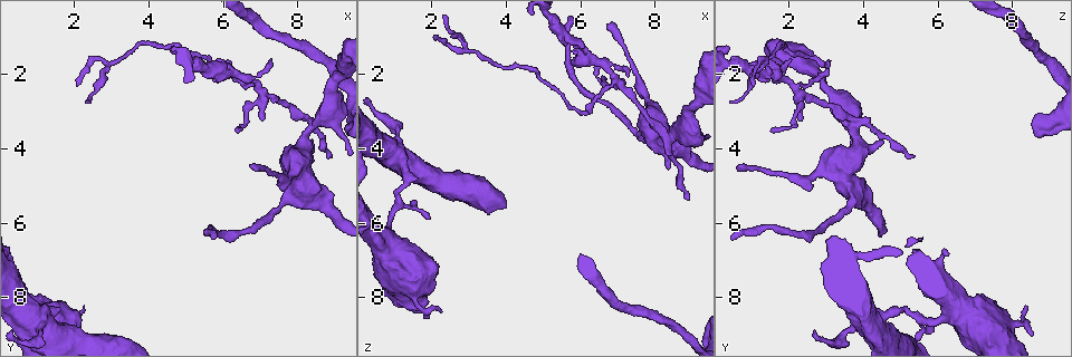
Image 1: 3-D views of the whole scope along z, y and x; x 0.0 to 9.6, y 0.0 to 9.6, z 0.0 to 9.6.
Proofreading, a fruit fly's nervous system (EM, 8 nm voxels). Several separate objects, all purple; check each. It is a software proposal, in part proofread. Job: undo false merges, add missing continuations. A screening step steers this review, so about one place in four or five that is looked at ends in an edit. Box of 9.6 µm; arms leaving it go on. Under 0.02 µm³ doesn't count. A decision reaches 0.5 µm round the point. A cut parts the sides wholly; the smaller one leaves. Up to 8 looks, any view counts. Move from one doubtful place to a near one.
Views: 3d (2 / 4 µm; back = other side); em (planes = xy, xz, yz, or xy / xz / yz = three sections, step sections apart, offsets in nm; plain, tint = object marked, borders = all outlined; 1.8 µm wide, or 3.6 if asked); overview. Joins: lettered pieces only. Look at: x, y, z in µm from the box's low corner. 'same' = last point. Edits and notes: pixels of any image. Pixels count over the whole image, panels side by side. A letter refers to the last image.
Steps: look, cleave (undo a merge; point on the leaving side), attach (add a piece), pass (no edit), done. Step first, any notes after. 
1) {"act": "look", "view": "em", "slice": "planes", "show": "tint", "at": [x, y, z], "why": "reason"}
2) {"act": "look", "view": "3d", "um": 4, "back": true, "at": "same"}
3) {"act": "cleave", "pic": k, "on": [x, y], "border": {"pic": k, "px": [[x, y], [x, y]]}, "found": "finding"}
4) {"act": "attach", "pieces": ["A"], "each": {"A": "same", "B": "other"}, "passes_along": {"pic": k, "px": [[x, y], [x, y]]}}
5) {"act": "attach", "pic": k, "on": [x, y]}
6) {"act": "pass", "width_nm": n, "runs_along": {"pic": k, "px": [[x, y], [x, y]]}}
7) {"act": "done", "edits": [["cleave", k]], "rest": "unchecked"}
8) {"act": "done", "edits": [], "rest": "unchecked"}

{"act": "look", "view": "3d", "um": 4, "back": true, "at": [8.40, 3.35, 3.70], "why": "arms part here"}

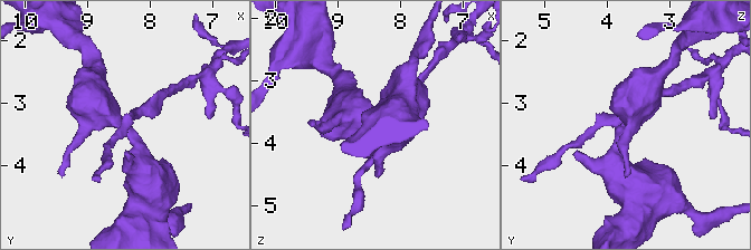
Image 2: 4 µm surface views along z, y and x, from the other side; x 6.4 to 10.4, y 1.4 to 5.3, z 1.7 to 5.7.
{"act": "look", "view": "em", "slice": "xz", "step": 8, "show": "tint", "at": [8.35, 3.30, 3.70], "why": "now the EM"}

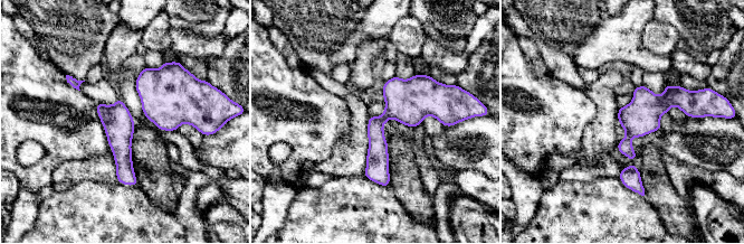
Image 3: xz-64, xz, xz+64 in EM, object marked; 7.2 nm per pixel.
{"act": "look", "view": "em", "slice": "planes", "show": "borders", "at": "same", "why": "cut it another way"}

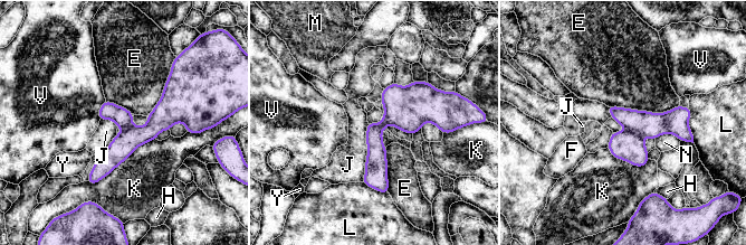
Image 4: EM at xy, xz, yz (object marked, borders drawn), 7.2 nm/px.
{"act": "cleave", "pic": 4, "on": [650, 124], "each": {"E": "other", "F": "other", "H": "other", "J": "other", "K": "other", "L": "other", "M": "other", "N": "other", "V": "other", "Y": "other"}, "part_leaving": {"pic": 4, "px": [[611, 109], [675, 123], [690, 138]]}, "found": "two cells meet here"}

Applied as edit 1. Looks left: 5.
{"act": "look", "view": "3d", "um": 4, "back": true, "at": [1.25, 8.65, 4.35], "why": "sudden change in width"}

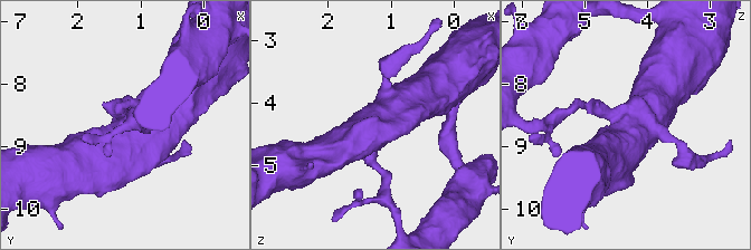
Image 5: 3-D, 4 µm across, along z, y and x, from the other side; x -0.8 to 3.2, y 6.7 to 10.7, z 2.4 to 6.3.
{"act": "look", "view": "em", "um": 3.6, "slice": "yz", "step": 16, "show": "tint", "at": "same"}

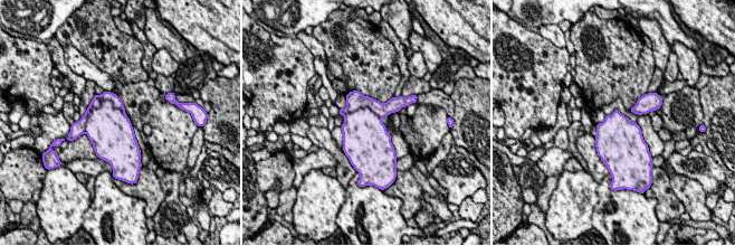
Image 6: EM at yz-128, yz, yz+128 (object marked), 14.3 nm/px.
{"act": "look", "view": "em", "um": 3.6, "slice": "planes", "show": "borders", "at": "same"}

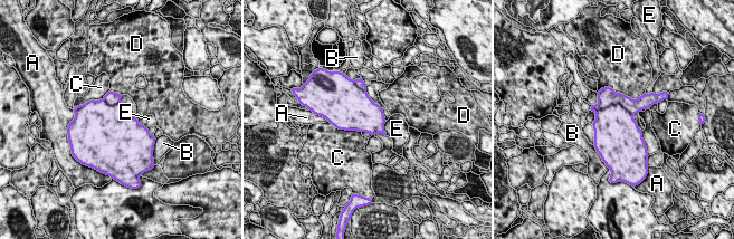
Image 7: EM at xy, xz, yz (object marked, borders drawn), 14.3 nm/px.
{"act": "cleave", "pic": 7, "on": [613, 121], "width_nm": 550, "longest_contact_nm": ["D", 700], "each": {"A": "other", "B": "other", "C": "other", "D": "other", "E": "other"}, "found": "two cells meet here"}

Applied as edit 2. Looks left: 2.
{"act": "done", "edits": [["cleave", 4], ["cleave", 7]], "rest": "unchecked"}

